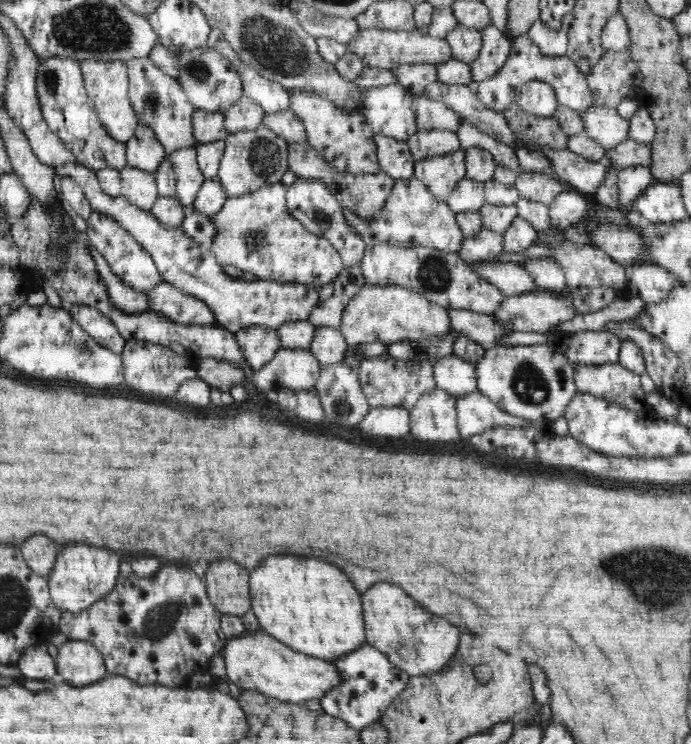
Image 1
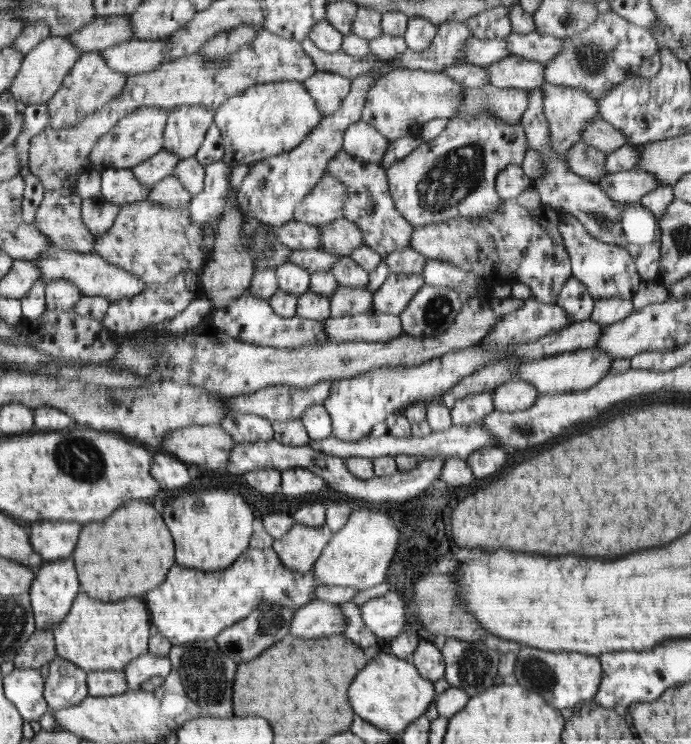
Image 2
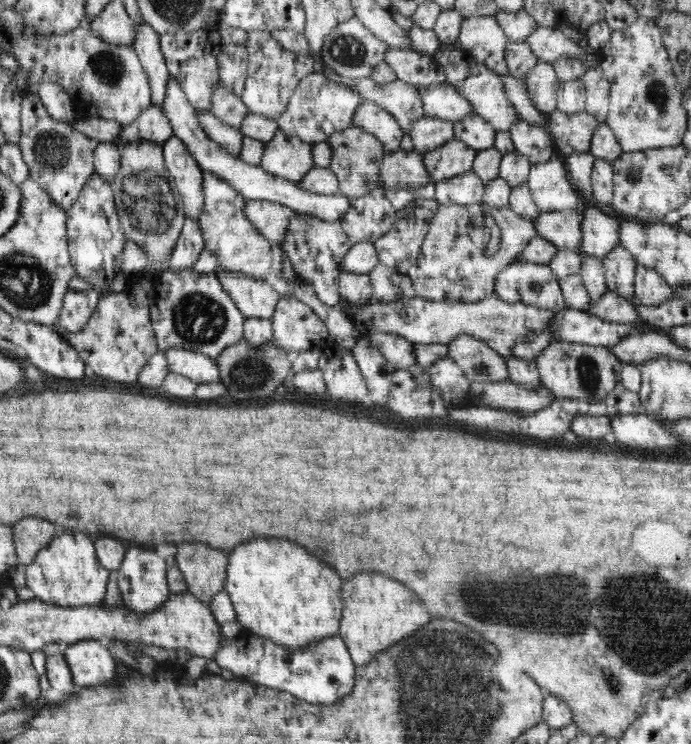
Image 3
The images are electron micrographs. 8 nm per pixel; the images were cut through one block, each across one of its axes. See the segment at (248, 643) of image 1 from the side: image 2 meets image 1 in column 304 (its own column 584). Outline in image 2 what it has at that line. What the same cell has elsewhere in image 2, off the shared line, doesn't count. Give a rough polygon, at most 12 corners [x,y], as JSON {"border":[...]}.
{"border":[[522,646],[511,678],[562,710],[593,700],[598,655]]}

